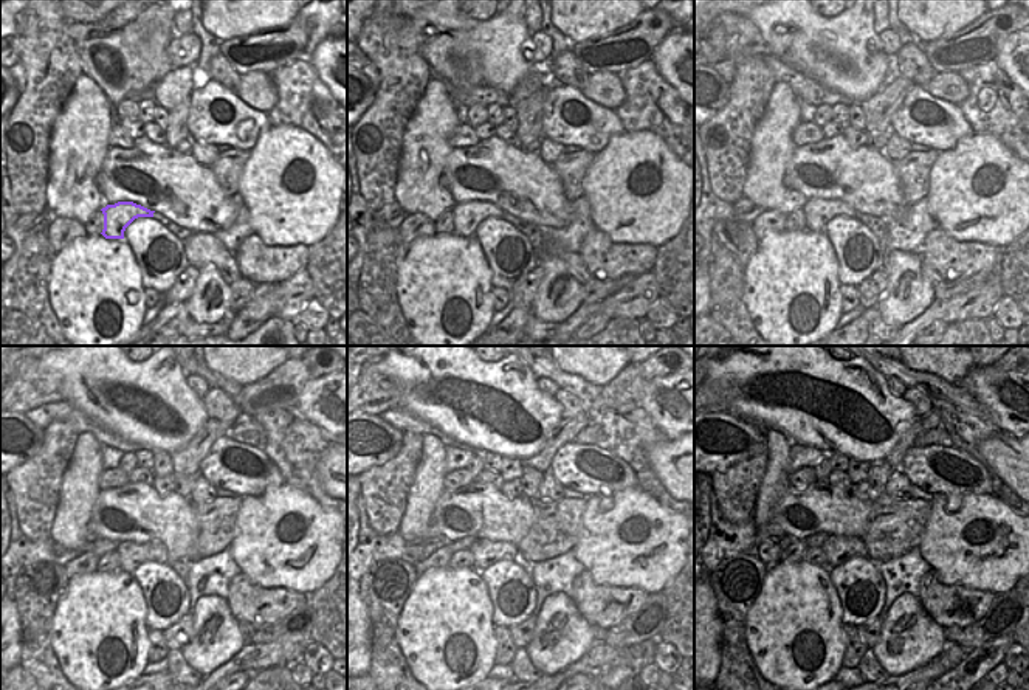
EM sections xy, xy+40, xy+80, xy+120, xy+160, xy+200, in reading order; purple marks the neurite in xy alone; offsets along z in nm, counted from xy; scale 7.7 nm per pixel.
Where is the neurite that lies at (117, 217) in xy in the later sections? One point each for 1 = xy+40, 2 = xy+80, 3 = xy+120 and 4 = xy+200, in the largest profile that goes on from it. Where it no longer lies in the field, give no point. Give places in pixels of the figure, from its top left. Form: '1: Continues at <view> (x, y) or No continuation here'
1: Continues at xy+40 (467, 216)
2: Continues at xy+80 (819, 211)
3: Continues at xy+120 (130, 554)
4: Continues at xy+200 (837, 549)

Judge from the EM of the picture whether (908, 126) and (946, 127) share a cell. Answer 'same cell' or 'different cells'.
same cell

